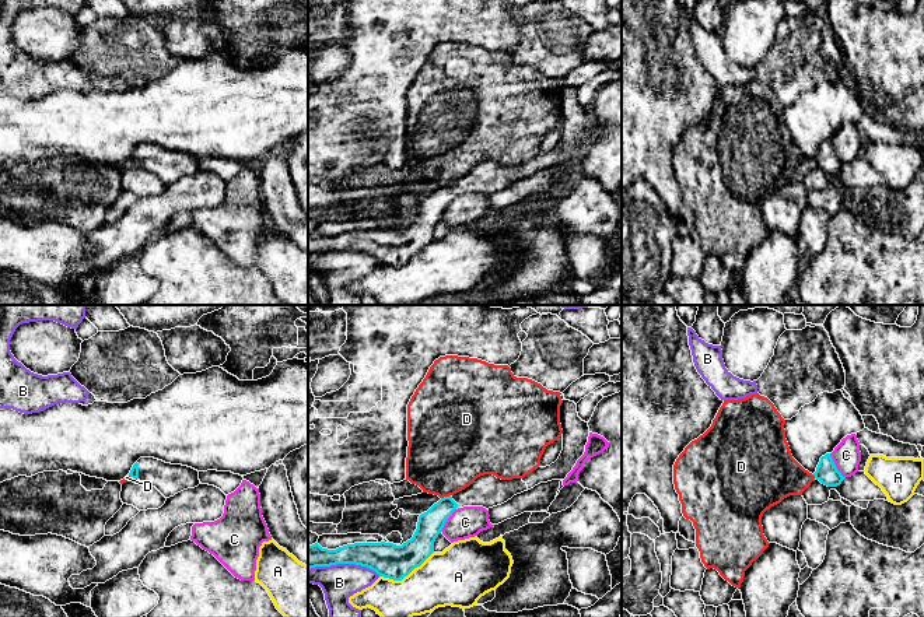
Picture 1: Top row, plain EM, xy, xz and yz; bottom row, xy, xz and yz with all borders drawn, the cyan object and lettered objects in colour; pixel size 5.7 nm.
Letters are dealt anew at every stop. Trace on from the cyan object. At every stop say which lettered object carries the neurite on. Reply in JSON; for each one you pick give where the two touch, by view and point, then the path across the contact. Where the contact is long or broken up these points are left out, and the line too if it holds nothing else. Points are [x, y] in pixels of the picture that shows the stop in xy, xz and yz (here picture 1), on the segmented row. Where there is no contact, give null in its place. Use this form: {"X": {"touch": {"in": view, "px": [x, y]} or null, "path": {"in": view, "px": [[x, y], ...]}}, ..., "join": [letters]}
{"join": []}

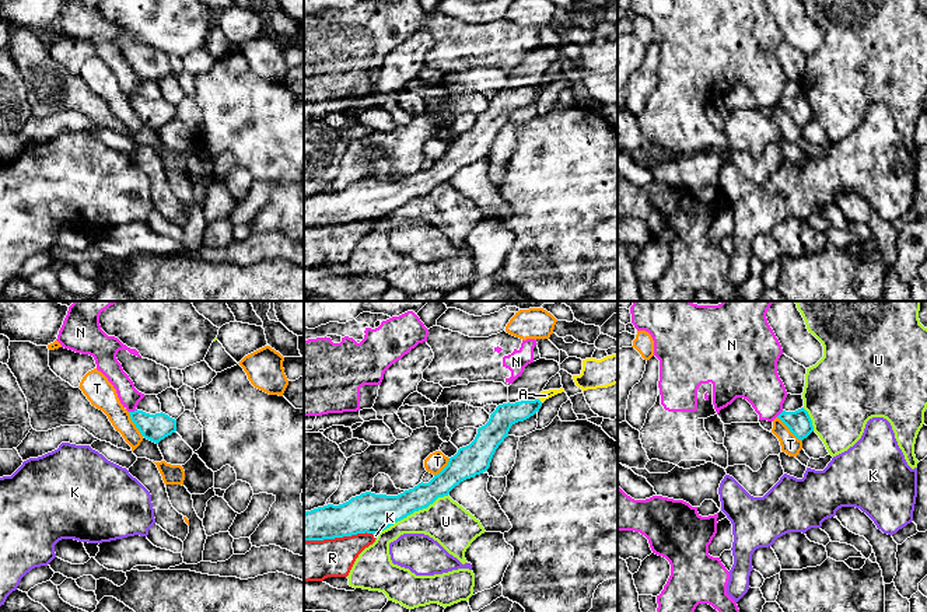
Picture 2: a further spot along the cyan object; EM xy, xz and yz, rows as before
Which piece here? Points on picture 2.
{"A": {"touch": {"in": "xz", "px": [539, 401]}, "path": {"in": "xz", "px": [[506, 415], [531, 408], [539, 401], [545, 395]]}}, "join": ["A"]}

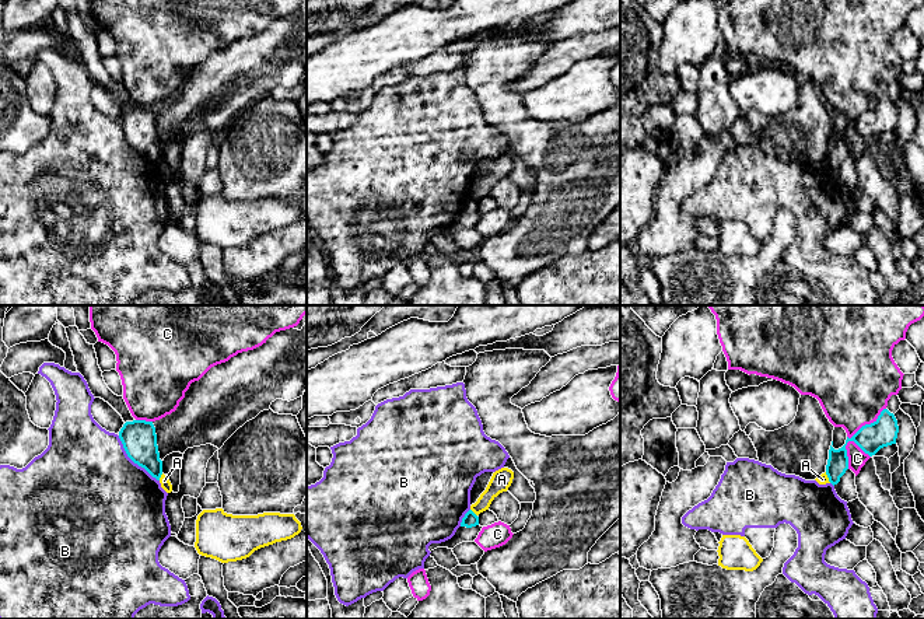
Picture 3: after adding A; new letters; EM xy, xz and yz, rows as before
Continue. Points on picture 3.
{"join": []}

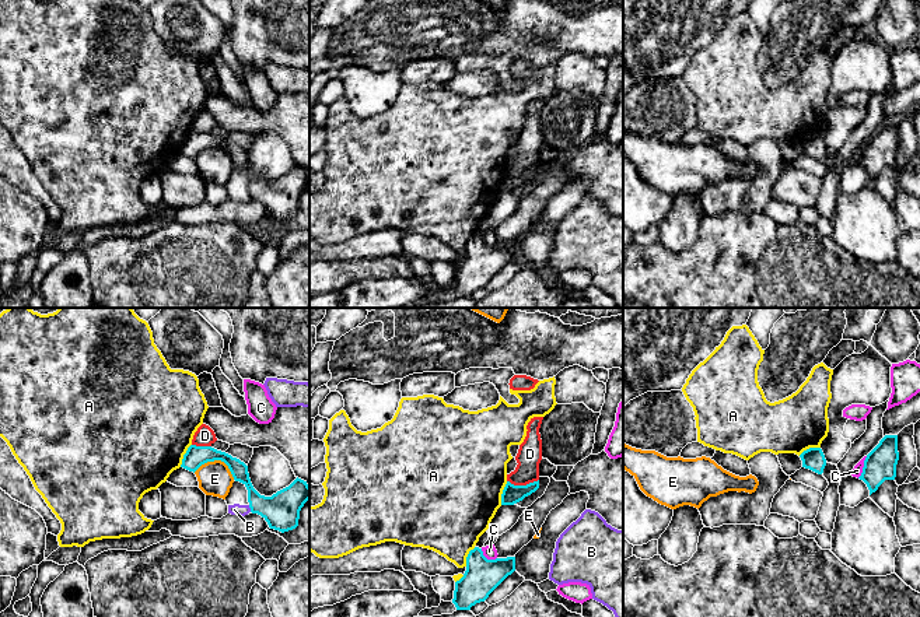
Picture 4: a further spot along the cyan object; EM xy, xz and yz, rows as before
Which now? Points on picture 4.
{"join": []}

